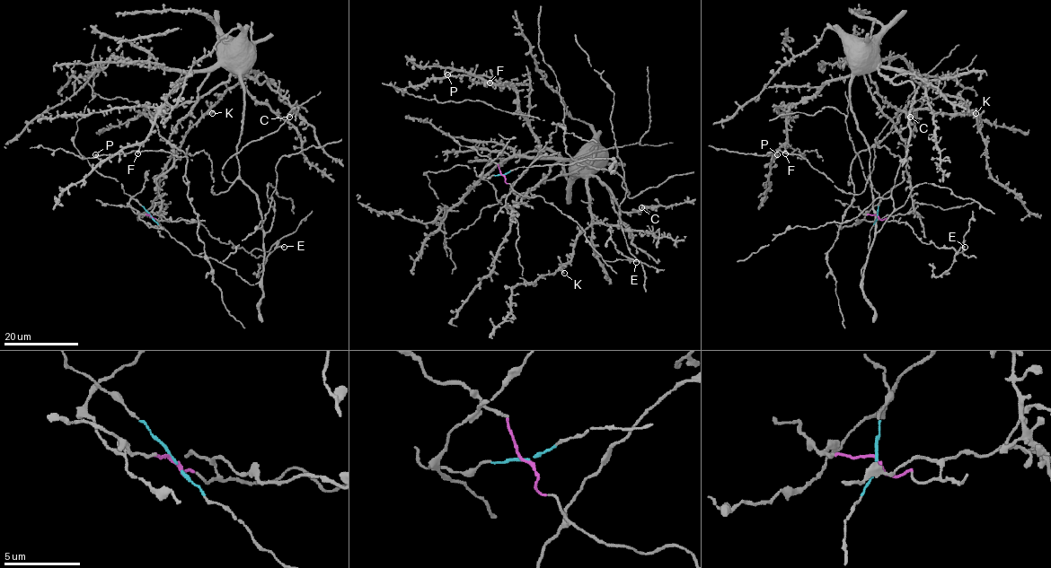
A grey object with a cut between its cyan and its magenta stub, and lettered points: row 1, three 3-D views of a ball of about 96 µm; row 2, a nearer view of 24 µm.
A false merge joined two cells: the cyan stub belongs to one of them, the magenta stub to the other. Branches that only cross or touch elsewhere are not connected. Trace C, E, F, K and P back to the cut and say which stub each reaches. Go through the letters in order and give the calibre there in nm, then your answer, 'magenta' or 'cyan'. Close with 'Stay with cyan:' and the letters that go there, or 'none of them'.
C: calibre 400 nm; cyan
E: calibre 160 nm; magenta
F: calibre 480 nm; cyan
K: calibre 190 nm; cyan
P: calibre 440 nm; cyan
Stay with cyan: C, F, K, P

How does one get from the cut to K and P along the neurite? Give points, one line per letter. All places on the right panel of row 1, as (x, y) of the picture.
K: (878, 215), (861, 284), (876, 213), (869, 146), (851, 104), (851, 79), (896, 67), (957, 96), (975, 113)
P: (878, 215), (861, 284), (876, 213), (869, 146), (851, 104), (861, 66), (789, 110), (778, 154)

